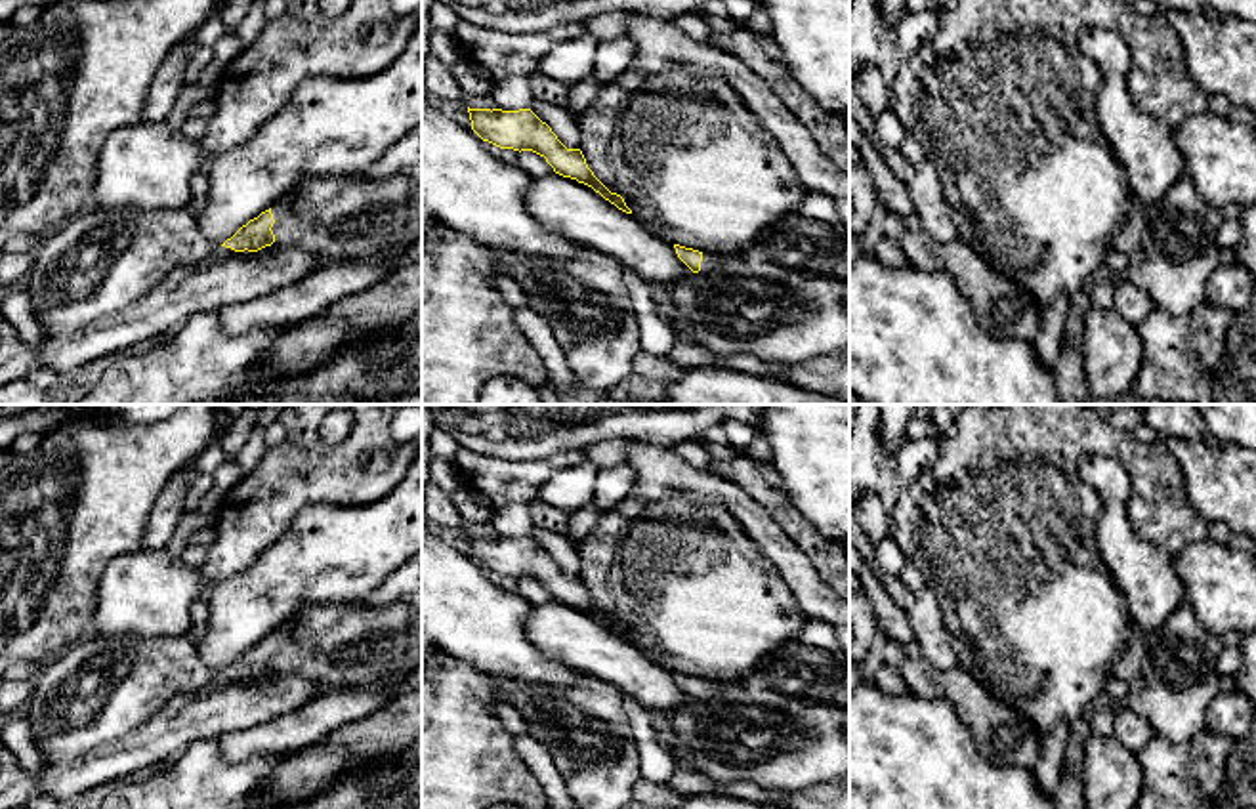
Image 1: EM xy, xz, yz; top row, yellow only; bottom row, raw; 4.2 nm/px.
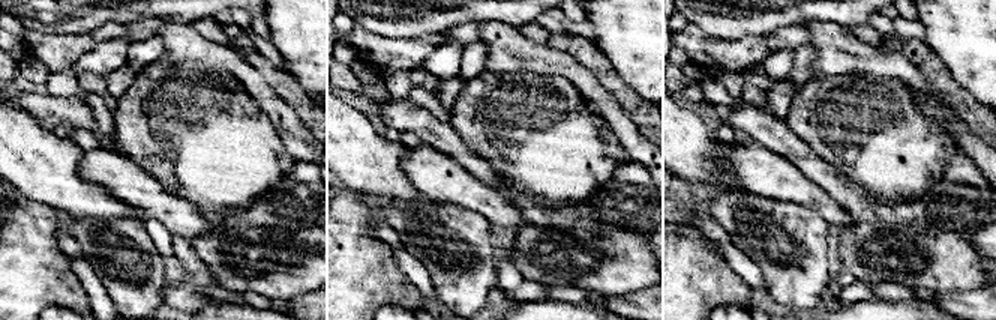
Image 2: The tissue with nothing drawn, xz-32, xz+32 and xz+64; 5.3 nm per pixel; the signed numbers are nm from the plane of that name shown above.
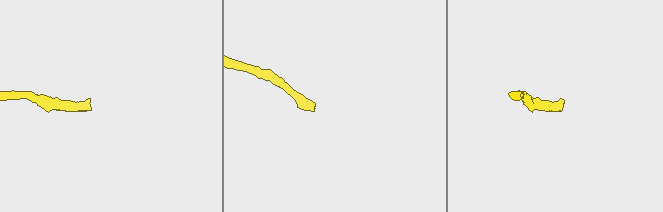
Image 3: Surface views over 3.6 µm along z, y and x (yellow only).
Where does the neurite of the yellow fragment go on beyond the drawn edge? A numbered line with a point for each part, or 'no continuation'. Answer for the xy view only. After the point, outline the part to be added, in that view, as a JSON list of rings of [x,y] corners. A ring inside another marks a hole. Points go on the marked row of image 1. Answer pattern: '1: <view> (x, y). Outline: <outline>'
1: xy (338, 218). Outline: [[[363,174],[313,177],[288,200],[275,204],[273,235],[283,248],[298,248],[330,261],[386,259],[405,240],[422,235],[422,198],[410,193],[403,176],[365,177]]]

